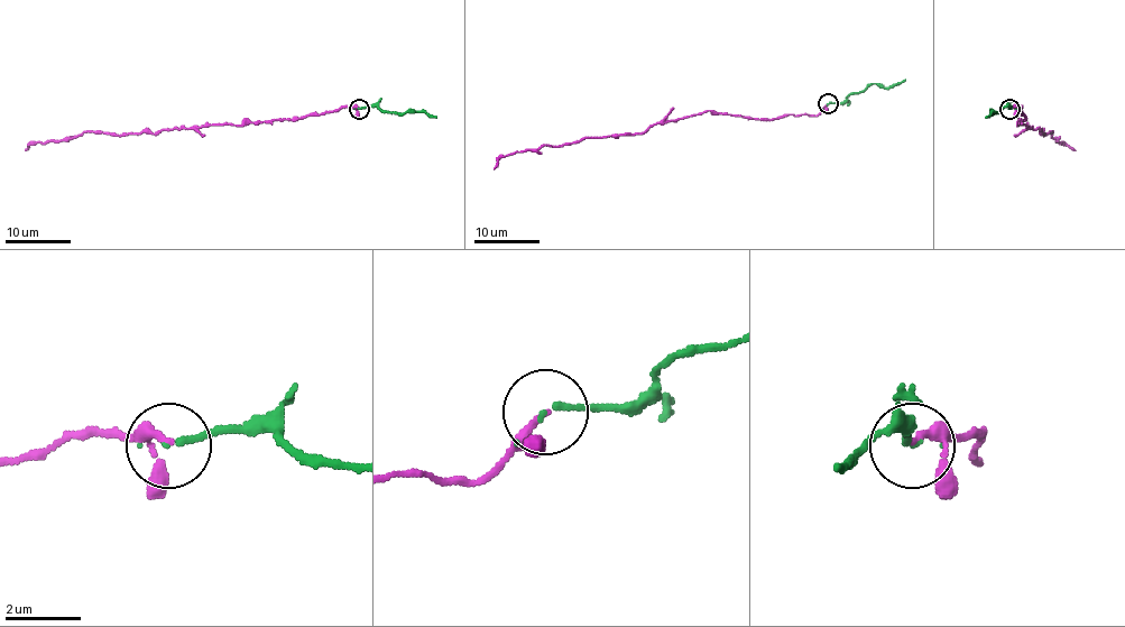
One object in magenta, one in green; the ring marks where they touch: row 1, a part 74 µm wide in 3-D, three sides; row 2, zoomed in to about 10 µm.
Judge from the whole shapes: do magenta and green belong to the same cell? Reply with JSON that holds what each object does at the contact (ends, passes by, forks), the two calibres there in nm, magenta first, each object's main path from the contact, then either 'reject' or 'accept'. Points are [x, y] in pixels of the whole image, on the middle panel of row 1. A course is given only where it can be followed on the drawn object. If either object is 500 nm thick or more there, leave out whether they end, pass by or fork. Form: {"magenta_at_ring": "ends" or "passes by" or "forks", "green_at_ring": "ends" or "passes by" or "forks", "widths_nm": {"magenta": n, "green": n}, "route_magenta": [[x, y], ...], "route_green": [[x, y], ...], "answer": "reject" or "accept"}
{"magenta_at_ring": "passes by", "green_at_ring": "ends", "widths_nm": {"magenta": 160, "green": 160}, "route_magenta": [[827, 104], [815, 116], [775, 119], [706, 111], [653, 123], [641, 134], [501, 156], [494, 169]], "route_green": [[827, 104], [842, 102], [873, 83], [893, 88], [905, 80]], "answer": "accept"}

